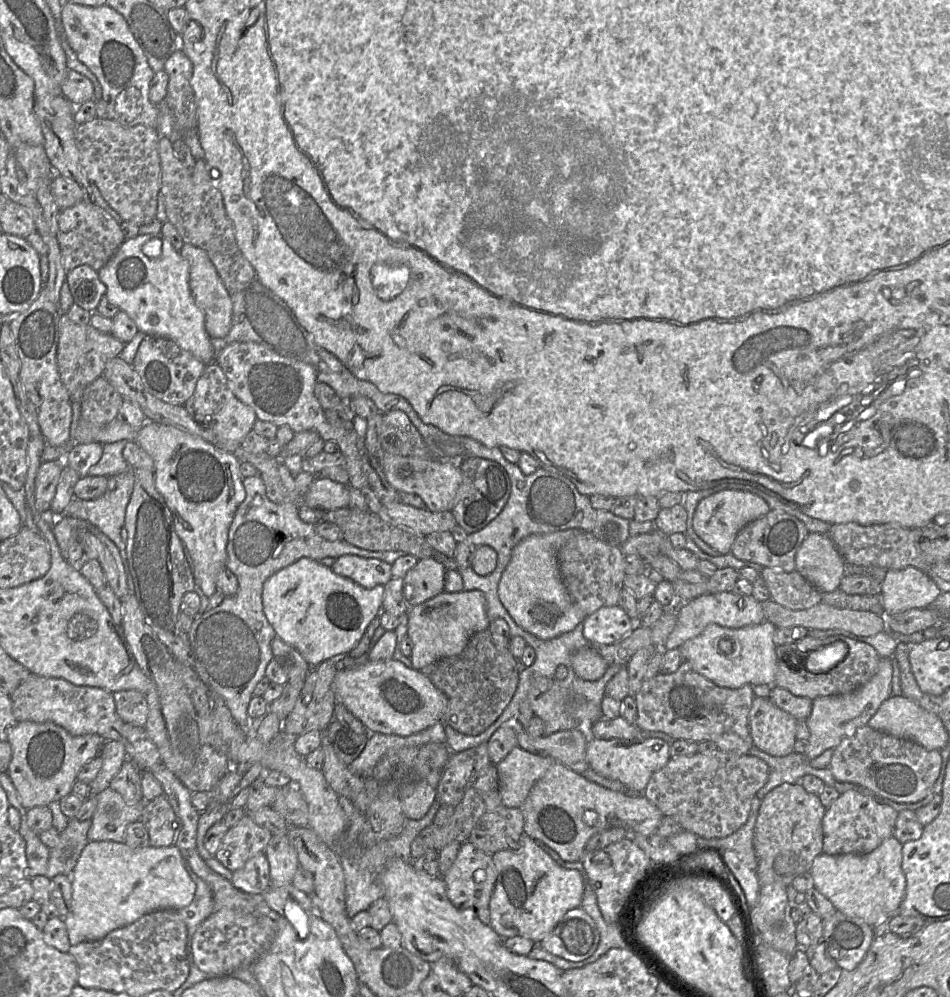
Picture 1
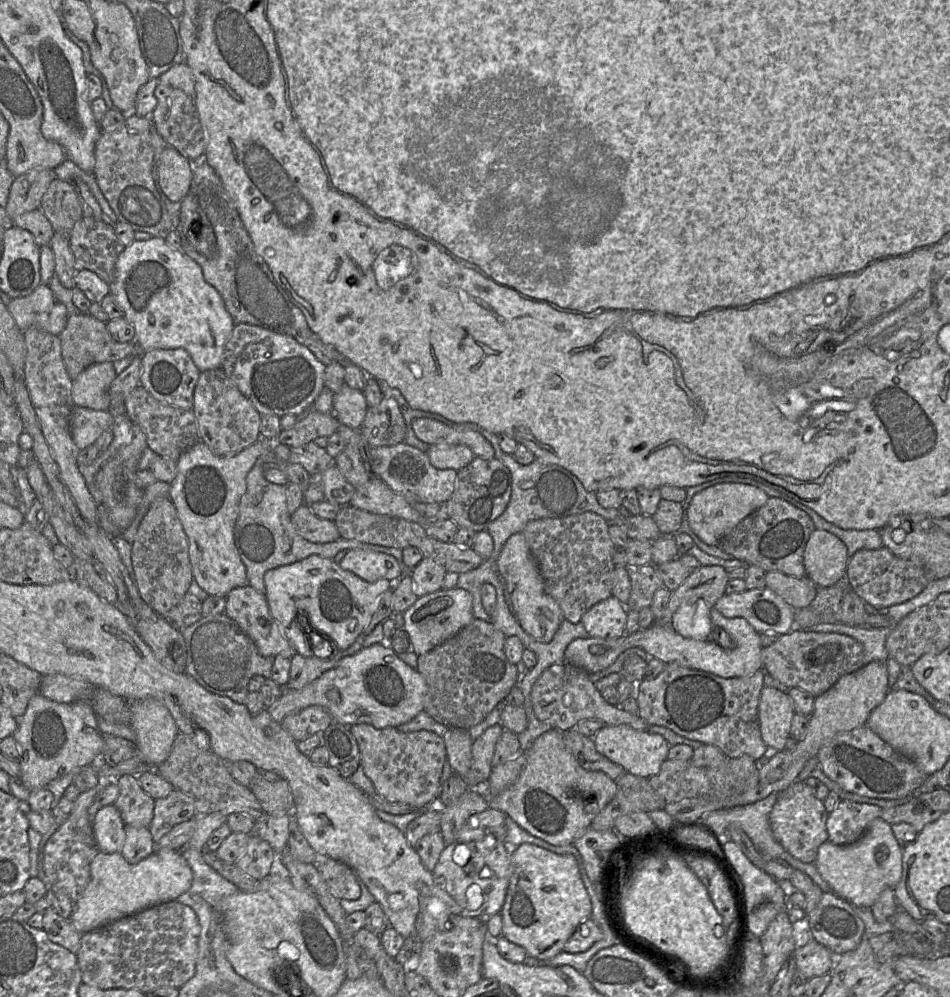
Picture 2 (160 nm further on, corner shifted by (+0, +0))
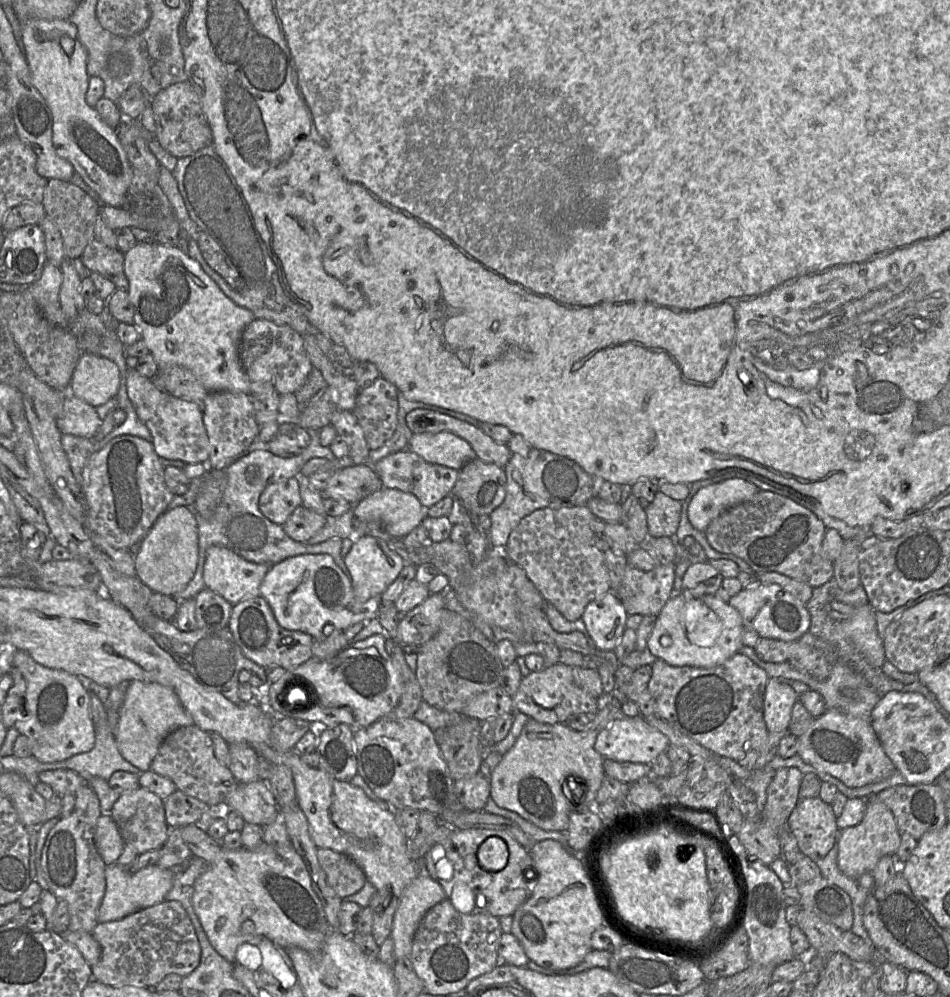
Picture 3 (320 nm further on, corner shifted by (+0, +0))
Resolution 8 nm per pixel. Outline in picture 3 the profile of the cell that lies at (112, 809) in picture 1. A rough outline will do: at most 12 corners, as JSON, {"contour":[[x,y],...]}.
{"contour":[[101,815],[94,843],[106,866],[117,864],[125,843],[111,816]]}

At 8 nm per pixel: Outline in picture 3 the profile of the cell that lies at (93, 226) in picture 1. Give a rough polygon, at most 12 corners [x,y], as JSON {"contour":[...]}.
{"contour":[[94,238],[80,257],[84,266],[128,291],[124,253]]}

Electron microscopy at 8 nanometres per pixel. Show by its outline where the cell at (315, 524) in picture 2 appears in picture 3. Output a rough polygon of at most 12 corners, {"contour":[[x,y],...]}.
{"contour":[[301,505],[282,527],[306,543],[324,527],[324,514]]}

